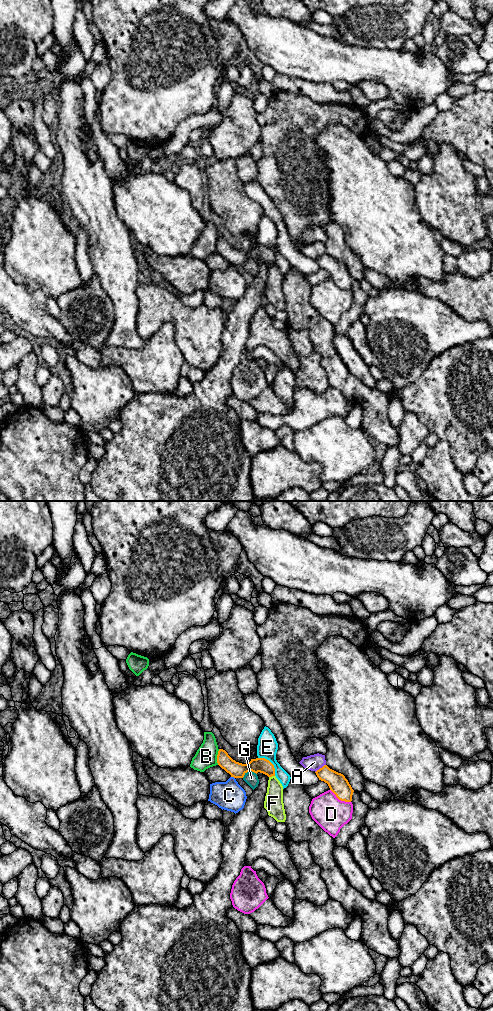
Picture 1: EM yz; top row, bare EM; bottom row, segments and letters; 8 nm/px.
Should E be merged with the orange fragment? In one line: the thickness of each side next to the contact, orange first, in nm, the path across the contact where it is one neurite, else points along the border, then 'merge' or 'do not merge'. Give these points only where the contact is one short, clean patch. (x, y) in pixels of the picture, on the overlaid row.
calibres 120 and 170 nm; border yz (258, 757), (264, 757), (273, 765), (275, 775); do not merge

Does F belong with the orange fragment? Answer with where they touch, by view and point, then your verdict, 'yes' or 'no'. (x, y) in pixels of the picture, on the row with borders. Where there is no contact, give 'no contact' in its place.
contact yz (271, 776); no

